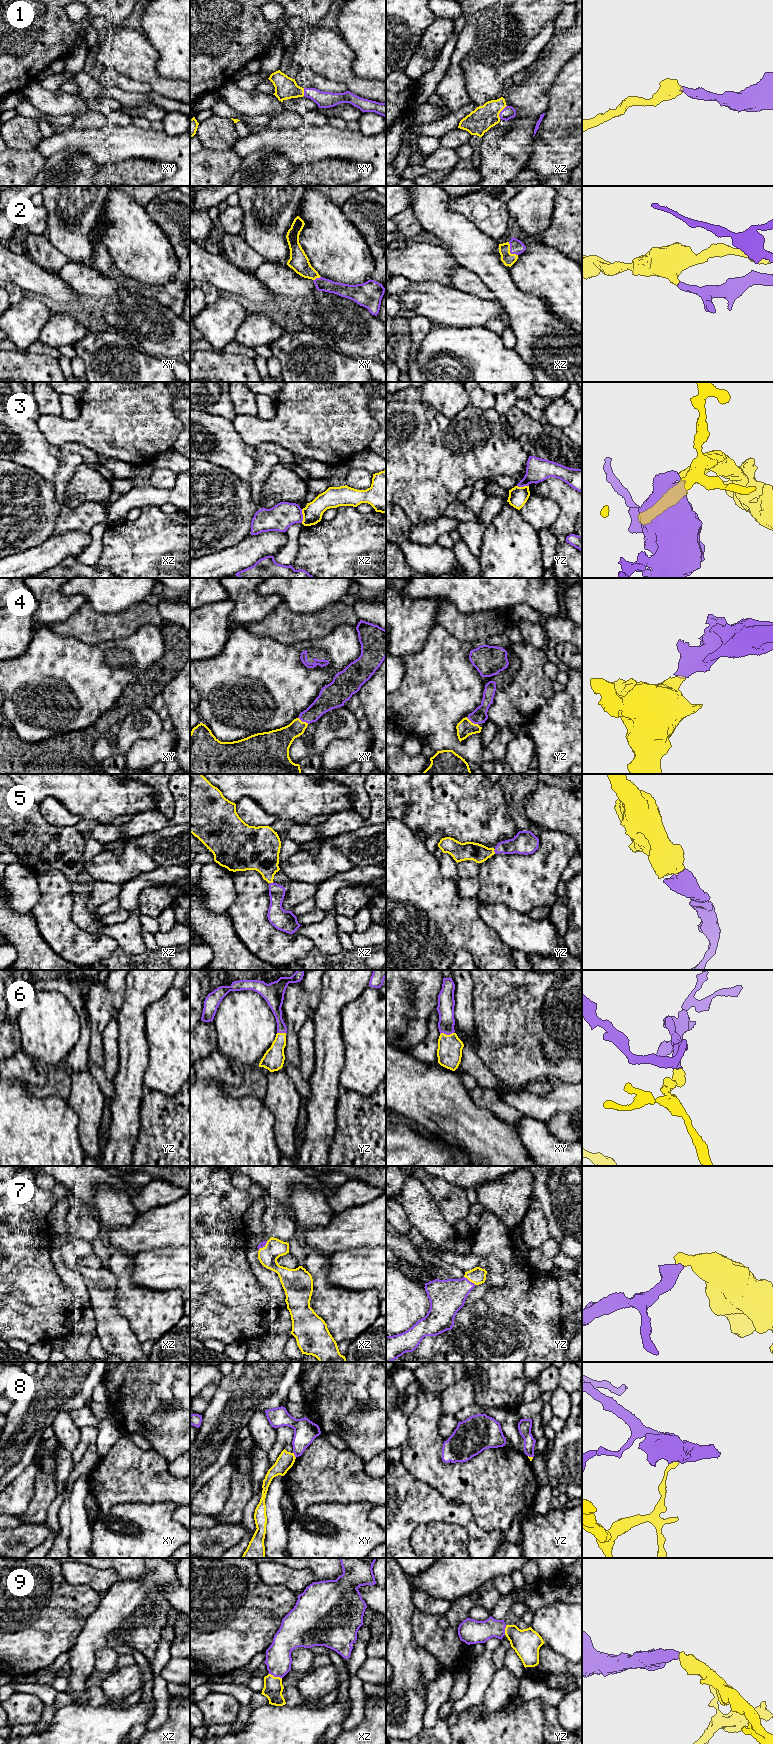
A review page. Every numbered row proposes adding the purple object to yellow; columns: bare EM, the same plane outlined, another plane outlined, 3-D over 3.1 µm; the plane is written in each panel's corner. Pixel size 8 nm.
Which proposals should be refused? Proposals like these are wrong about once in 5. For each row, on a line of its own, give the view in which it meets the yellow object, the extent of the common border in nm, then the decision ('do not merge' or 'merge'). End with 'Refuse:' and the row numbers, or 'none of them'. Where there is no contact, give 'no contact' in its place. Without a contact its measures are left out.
1: xz | 130 nm | merge
2: xz | 130 nm | merge
3: xz | 110 nm | do not merge
4: yz | 120 nm | merge
5: yz | 40 nm | merge
6: xy | 110 nm | merge
7: yz | 120 nm | merge
8: xy | 50 nm | do not merge
9: xz | 110 nm | merge
Refuse: 3, 8

